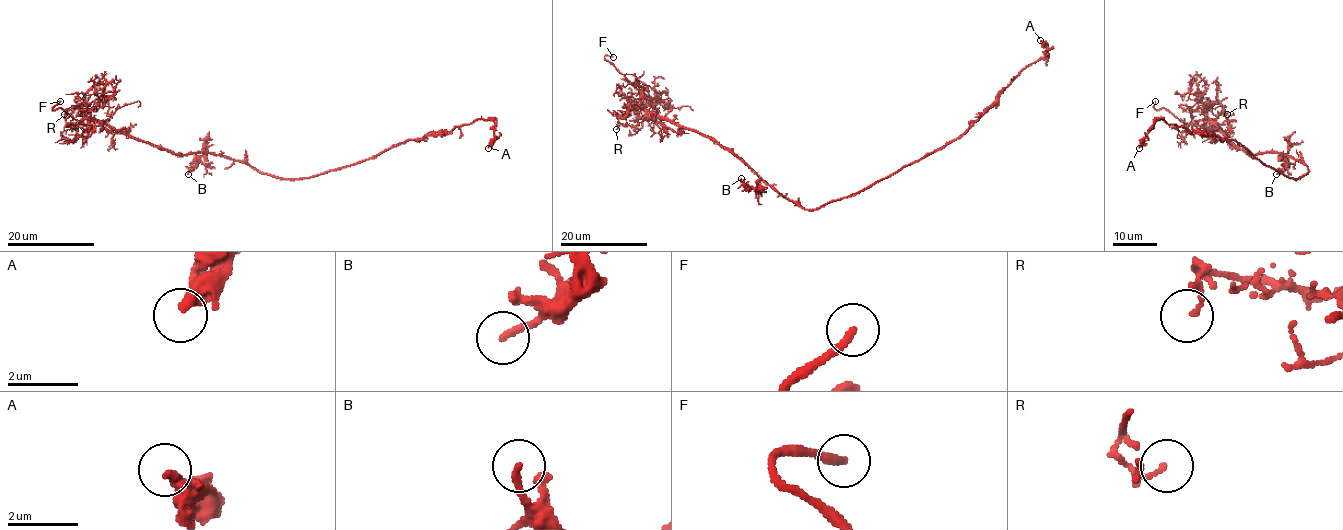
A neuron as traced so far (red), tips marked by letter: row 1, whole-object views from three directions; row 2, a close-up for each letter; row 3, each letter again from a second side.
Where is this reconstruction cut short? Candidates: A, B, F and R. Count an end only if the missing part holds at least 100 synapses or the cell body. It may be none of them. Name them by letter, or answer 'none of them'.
F

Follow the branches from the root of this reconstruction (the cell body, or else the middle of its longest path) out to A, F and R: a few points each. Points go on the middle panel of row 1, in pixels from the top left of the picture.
A: (828, 203), (854, 195), (956, 140), (1024, 69), (1047, 57), (1047, 47), (1040, 40)
F: (828, 203), (803, 209), (780, 195), (715, 141), (662, 119), (653, 110), (654, 104), (604, 58), (613, 57)
R: (828, 203), (803, 209), (780, 195), (715, 141), (641, 109), (636, 109), (636, 126), (618, 123), (616, 129)

